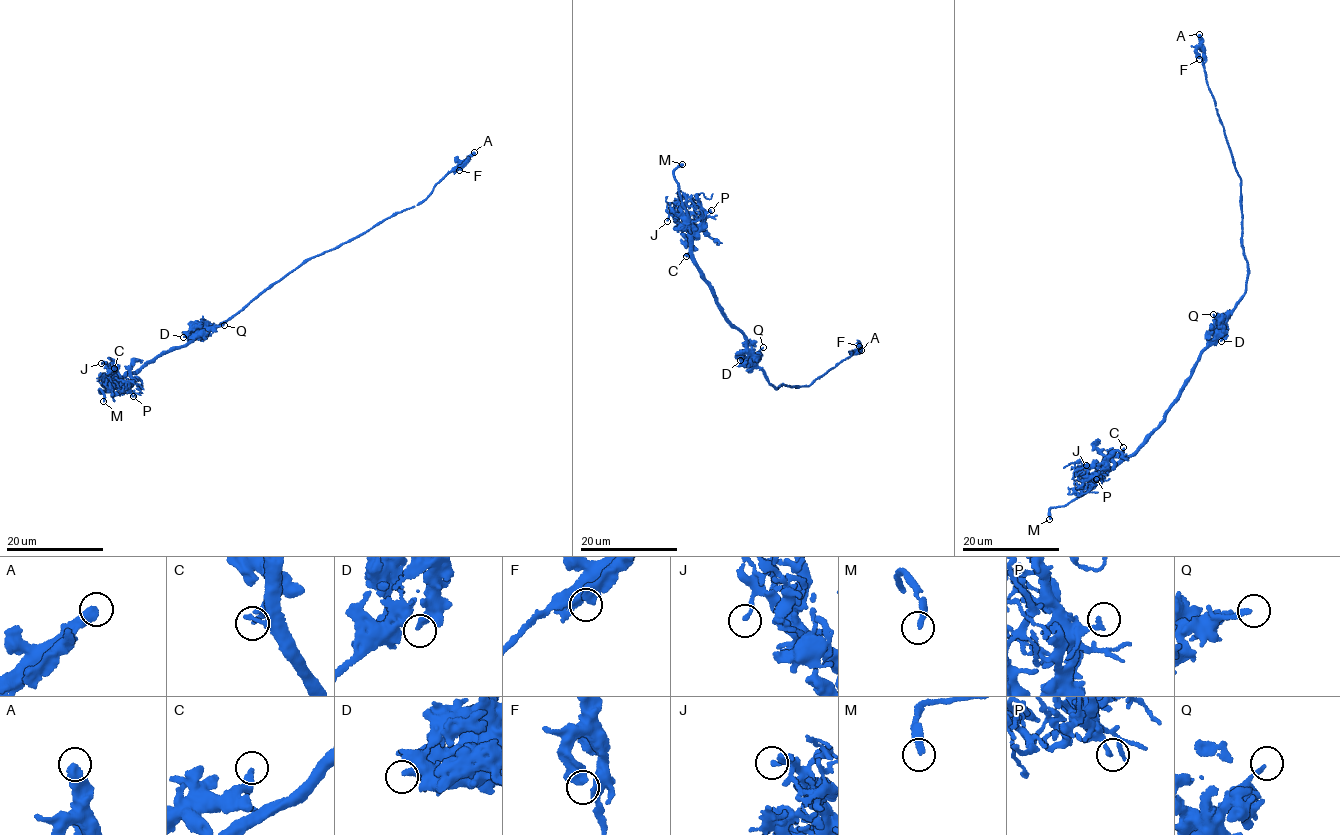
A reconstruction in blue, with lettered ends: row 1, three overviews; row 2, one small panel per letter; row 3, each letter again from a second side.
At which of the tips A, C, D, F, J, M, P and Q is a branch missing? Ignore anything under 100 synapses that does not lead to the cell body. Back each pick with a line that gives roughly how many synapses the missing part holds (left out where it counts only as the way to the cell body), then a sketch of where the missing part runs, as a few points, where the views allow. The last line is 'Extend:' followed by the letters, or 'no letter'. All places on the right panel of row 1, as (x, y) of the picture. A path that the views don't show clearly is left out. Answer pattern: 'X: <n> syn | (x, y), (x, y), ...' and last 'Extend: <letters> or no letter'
Extend: M

